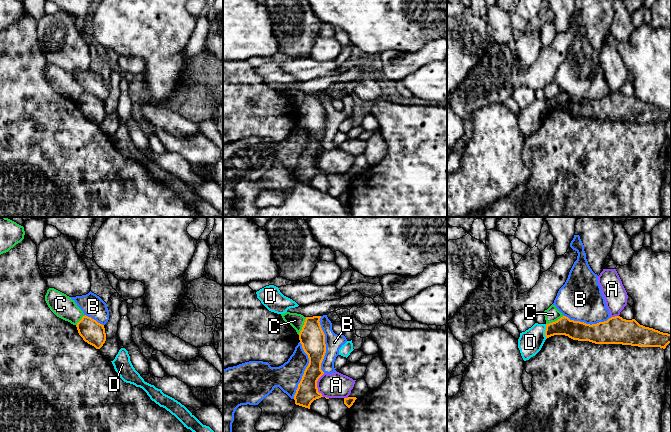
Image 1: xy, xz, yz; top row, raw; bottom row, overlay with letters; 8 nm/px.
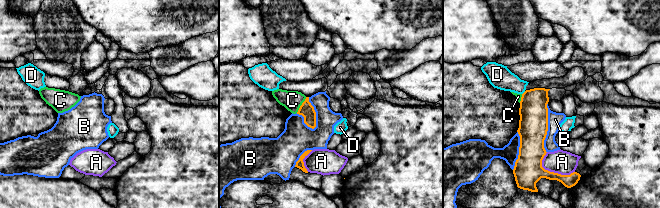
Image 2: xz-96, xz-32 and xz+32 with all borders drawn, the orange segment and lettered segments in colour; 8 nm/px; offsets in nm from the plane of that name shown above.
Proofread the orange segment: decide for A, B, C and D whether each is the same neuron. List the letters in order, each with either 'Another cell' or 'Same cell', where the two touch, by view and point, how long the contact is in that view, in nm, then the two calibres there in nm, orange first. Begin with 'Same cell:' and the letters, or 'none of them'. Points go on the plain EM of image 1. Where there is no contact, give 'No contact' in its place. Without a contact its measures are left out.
Same cell: none of them
A: Another cell. Touches orange at xz (316, 161). Shared border 190 nm. Thickness 170 nm (orange) against 200 nm
B: Another cell. Touches orange at xz (325, 120). Shared border 460 nm. Thickness 200 nm (orange) against 140 nm
C: Another cell. Touches orange at xz (303, 102). Shared border 160 nm. Thickness 200 nm (orange) against 110 nm
D: Another cell. Touches orange at yz (545, 107). Shared border 120 nm. Thickness 160 nm (orange) against 200 nm

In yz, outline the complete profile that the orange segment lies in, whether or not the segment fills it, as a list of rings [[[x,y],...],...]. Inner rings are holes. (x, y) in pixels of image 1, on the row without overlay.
[[[563,92],[555,98],[546,100],[546,115],[554,111],[565,111],[573,116],[595,120],[622,120],[663,125],[671,119],[671,110],[640,101],[635,95],[626,96],[620,92],[592,101]]]

